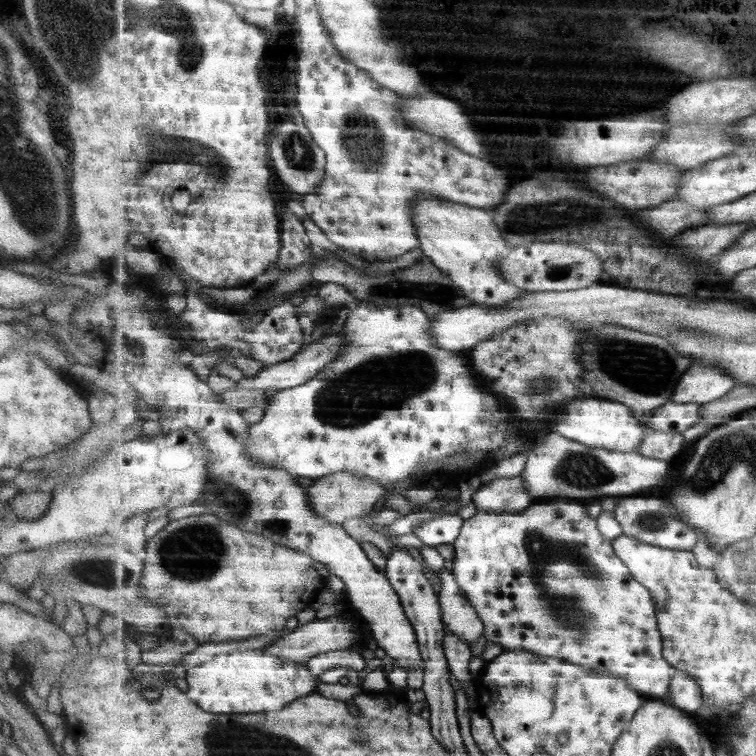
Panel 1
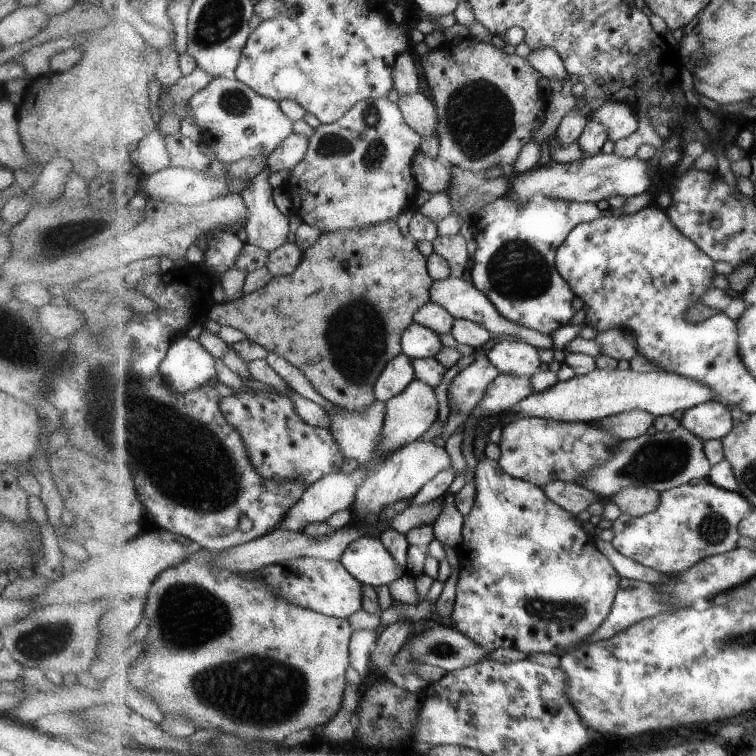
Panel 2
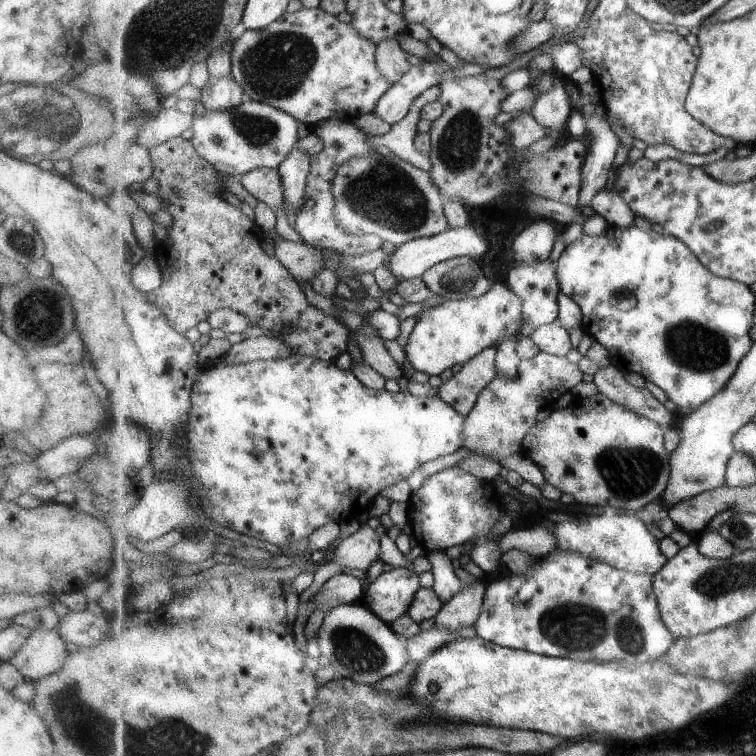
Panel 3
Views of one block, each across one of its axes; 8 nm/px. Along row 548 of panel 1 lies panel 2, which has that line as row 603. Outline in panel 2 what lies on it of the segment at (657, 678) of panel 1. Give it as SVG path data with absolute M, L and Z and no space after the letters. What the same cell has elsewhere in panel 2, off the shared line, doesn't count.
M487 455L477 464L474 484L475 503L467 518L464 519L464 542L461 544L461 567L456 586L456 598L451 613L454 618L452 626L466 633L477 644L486 648L489 653L503 647L519 649L525 655L529 655L532 652L547 652L547 654L551 653L560 657L572 649L577 649L578 645L591 639L594 636L594 632L610 618L623 577L613 566L613 562L598 547L594 536L585 532L585 528L579 524L579 519L577 520L576 515L559 506L554 500L551 500L543 487L531 481L511 476L500 465L499 461L490 459Z

